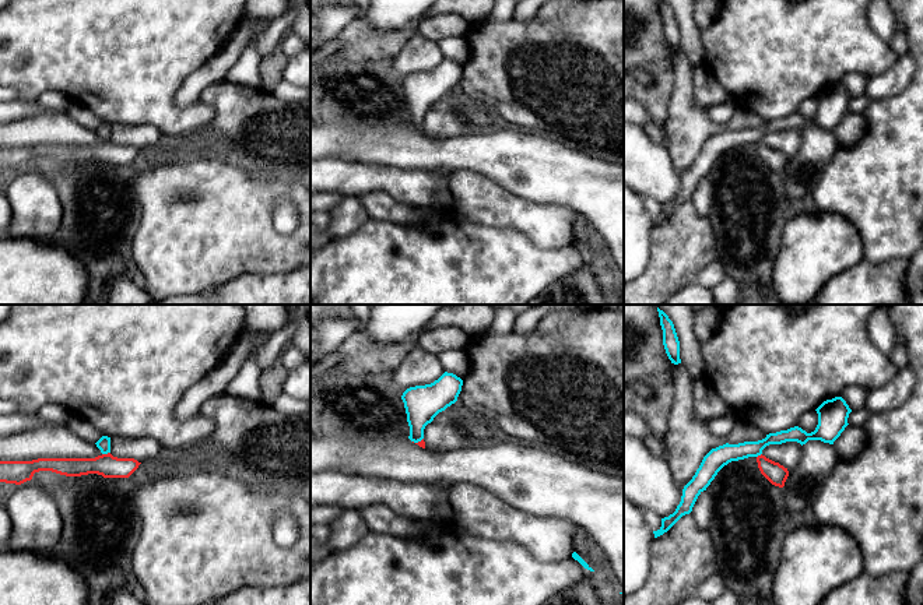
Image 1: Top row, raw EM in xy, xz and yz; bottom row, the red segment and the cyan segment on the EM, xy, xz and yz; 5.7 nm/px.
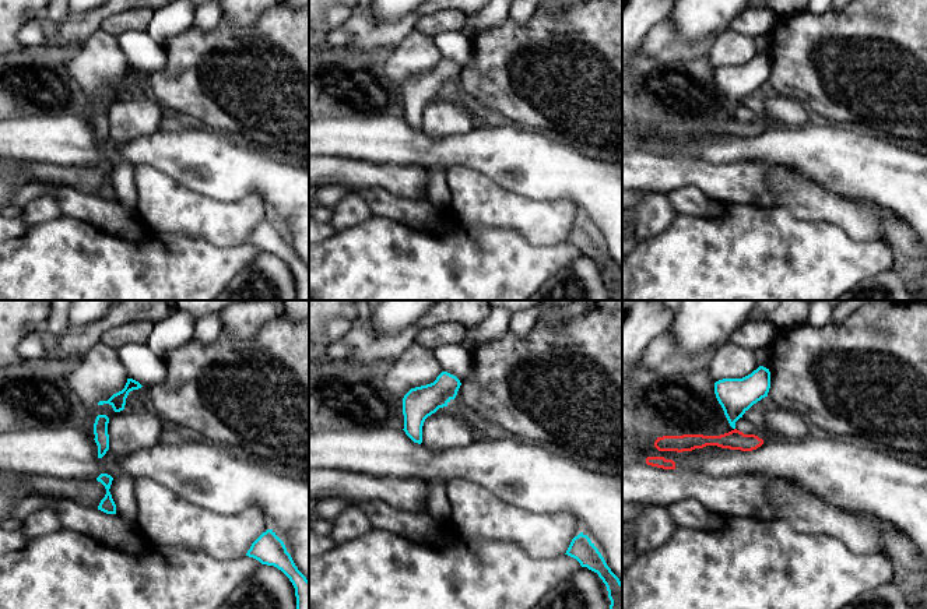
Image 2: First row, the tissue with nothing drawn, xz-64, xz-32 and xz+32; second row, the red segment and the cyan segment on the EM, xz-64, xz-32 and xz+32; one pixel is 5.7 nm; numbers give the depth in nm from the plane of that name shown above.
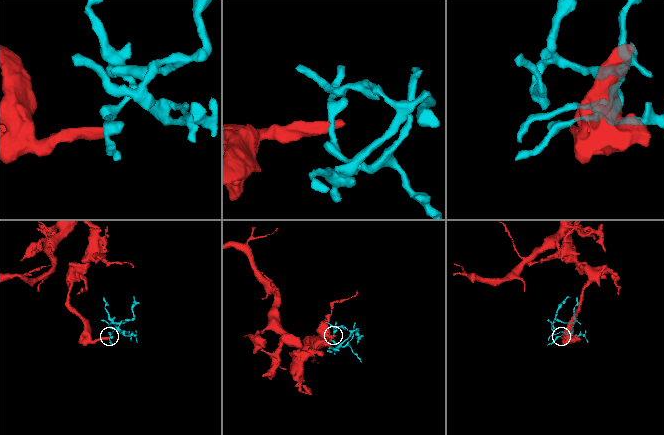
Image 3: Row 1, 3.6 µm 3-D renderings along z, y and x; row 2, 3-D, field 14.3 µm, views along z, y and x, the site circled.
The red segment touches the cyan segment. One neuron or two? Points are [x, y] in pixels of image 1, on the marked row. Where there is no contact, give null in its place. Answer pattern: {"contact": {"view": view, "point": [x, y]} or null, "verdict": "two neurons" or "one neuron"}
{"contact": {"view": "xy", "point": [105, 454]}, "verdict": "two neurons"}

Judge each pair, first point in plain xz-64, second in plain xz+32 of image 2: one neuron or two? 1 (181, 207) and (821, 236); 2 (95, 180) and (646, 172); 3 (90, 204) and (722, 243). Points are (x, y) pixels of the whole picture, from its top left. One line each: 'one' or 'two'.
1: two
2: one
3: two

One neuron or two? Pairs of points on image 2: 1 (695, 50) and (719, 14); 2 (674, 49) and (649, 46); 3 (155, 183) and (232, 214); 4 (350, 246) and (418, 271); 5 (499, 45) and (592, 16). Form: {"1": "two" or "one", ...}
{"1": "two", "2": "one", "3": "one", "4": "one", "5": "one"}

